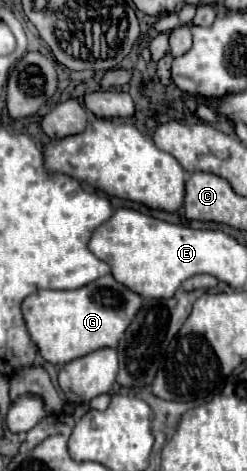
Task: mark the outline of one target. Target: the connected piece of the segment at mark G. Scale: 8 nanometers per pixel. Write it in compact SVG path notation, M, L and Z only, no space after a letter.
M111 274L77 290L37 290L23 300L23 320L43 360L63 366L99 348L117 348L125 328L141 308L141 296L119 284Z

